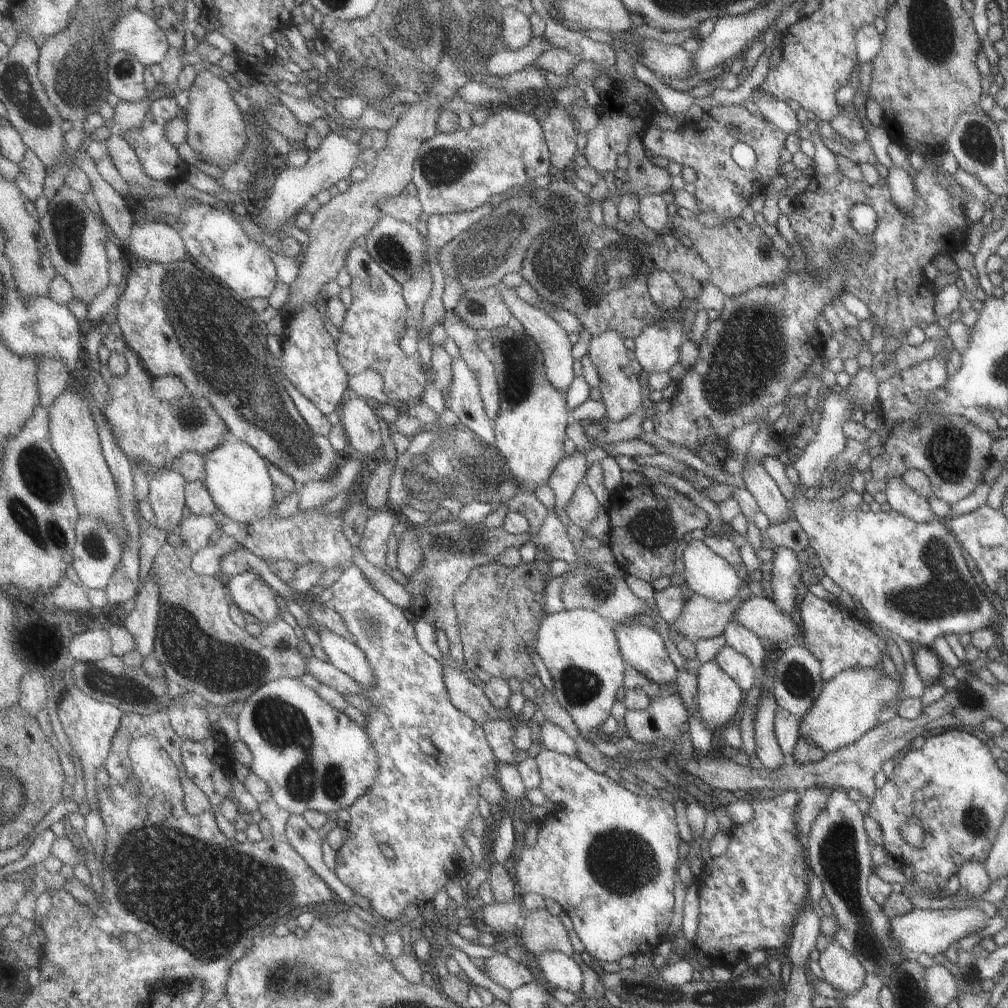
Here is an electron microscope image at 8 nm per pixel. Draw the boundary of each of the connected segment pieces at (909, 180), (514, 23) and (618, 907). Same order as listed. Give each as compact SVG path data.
M892 164L888 168L888 184L890 189L890 200L896 204L898 210L908 214L914 208L916 194L914 190L914 180L904 168Z
M516 8L504 9L503 20L504 48L510 52L522 50L533 40L529 17Z
M543 748L535 759L540 774L539 788L545 794L547 800L556 804L556 808L540 822L534 842L523 848L520 857L516 861L516 880L519 895L525 896L530 893L537 893L545 898L556 900L572 919L574 930L582 944L584 944L584 950L606 967L617 965L620 958L630 954L637 956L646 950L654 953L655 949L668 939L667 930L672 921L672 908L674 908L674 885L681 877L681 873L678 872L680 864L682 864L680 856L678 856L678 845L681 839L678 835L678 827L676 827L676 810L674 805L670 805L670 802L663 800L656 793L652 792L646 798L643 798L641 795L635 794L634 791L614 782L605 774L594 772L580 759L568 756L568 754Z

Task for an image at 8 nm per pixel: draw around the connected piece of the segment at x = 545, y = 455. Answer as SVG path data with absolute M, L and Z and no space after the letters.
M512 319L506 326L493 330L491 336L492 348L489 352L491 363L494 366L495 377L500 386L500 410L494 420L495 441L493 444L502 453L504 467L516 478L516 482L522 486L526 493L534 493L548 482L548 478L554 474L554 468L564 460L565 430L569 419L566 410L566 394L556 390L548 382L544 374L544 361L542 352L536 341L516 319Z

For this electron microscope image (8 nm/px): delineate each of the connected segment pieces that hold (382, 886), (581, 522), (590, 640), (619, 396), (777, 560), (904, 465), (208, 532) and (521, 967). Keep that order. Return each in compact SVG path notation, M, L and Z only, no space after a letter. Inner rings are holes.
M352 563L351 567L338 580L335 580L335 583L332 585L332 590L333 598L326 605L340 613L343 617L349 631L356 639L356 644L360 648L364 648L364 652L367 652L366 656L370 660L370 666L376 672L376 684L378 686L372 686L370 690L366 689L365 692L365 695L372 702L372 708L368 712L365 712L367 720L365 726L368 734L372 736L374 744L376 744L378 754L380 754L380 776L378 776L380 780L376 780L376 784L368 790L368 794L362 800L358 800L352 808L348 809L352 816L350 825L347 828L349 839L337 852L336 877L340 877L358 896L368 898L373 912L379 914L378 916L380 918L382 917L390 922L400 919L405 913L405 910L410 907L410 904L423 905L426 902L432 902L436 894L440 890L446 891L448 882L456 878L463 870L463 861L460 852L466 848L466 840L464 840L462 834L464 832L473 833L472 816L476 814L476 804L480 800L480 796L478 796L480 783L490 778L490 776L494 777L494 770L499 768L499 766L496 766L496 758L494 758L494 752L492 752L484 736L483 726L479 725L475 720L472 720L472 716L468 716L466 712L462 712L459 708L454 708L454 703L450 700L450 691L448 690L445 679L445 673L447 672L446 666L443 664L443 661L438 660L424 650L424 646L418 640L417 623L410 621L410 618L404 614L404 609L390 602L382 592L378 592L378 588L370 582L370 578L366 576L366 572L356 563Z
M582 480L578 483L565 509L571 523L586 531L588 526L598 517L600 506L594 492L588 487L585 480Z
M565 609L548 613L538 626L535 652L540 655L553 680L554 692L560 706L576 723L580 736L590 740L590 731L598 728L616 703L624 678L624 660L616 636L615 623L590 609Z
M606 330L591 338L587 350L600 378L598 389L602 394L601 401L606 409L607 420L612 422L620 422L632 414L636 408L640 408L642 398L645 397L640 390L639 375L631 368L632 360L628 358L624 340L625 338L622 338L615 330Z
M775 548L772 558L772 602L790 616L799 601L798 585L801 582L800 562L796 553L788 548Z
M934 356L934 358L923 360L912 368L897 371L893 376L879 383L878 401L880 402L881 416L890 425L891 432L883 443L884 452L871 460L870 472L872 472L874 480L886 480L886 476L888 479L900 478L906 470L917 468L930 479L931 492L935 494L935 497L952 504L972 494L978 488L978 484L983 482L984 470L993 460L990 448L996 438L970 422L966 416L958 414L942 416L935 412L931 413L937 403L932 402L929 397L938 393L939 399L941 399L940 390L948 378L946 363L944 357Z
M192 514L181 522L177 533L185 540L185 546L192 548L197 553L210 546L213 533L223 533L220 519L219 514L213 516Z
M497 953L485 958L483 972L492 982L509 991L535 981L531 970L524 963L515 961L506 953Z

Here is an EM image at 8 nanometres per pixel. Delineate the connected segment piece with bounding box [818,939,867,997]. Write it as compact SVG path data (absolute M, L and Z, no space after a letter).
M830 939L828 946L819 954L818 964L824 973L824 980L828 984L832 984L836 990L840 990L846 997L850 997L864 986L866 969L840 944L836 944Z

